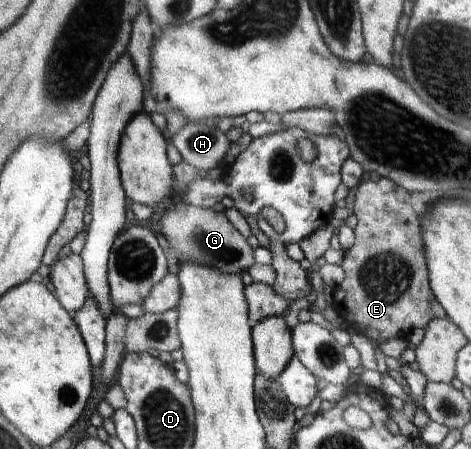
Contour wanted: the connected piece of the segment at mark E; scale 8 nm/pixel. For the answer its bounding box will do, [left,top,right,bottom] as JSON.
[333,177,446,345]

